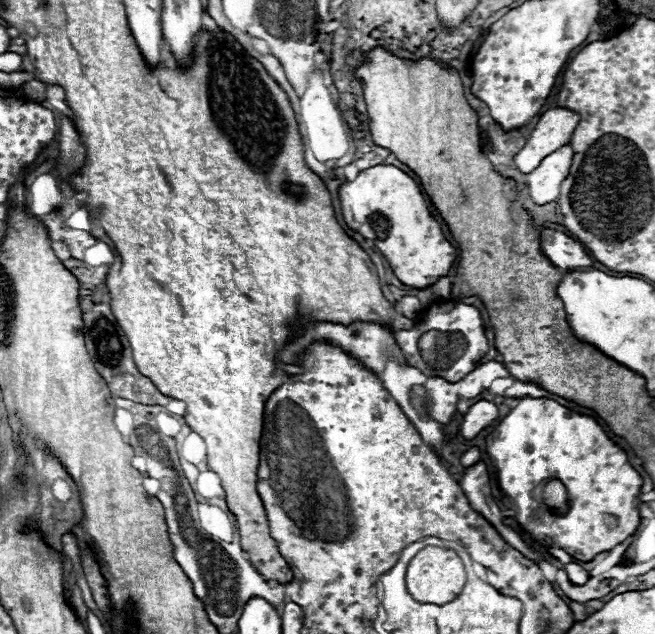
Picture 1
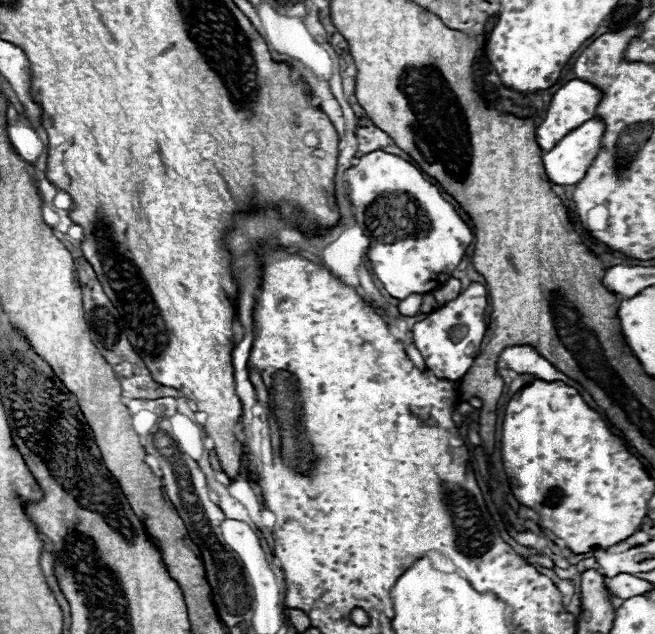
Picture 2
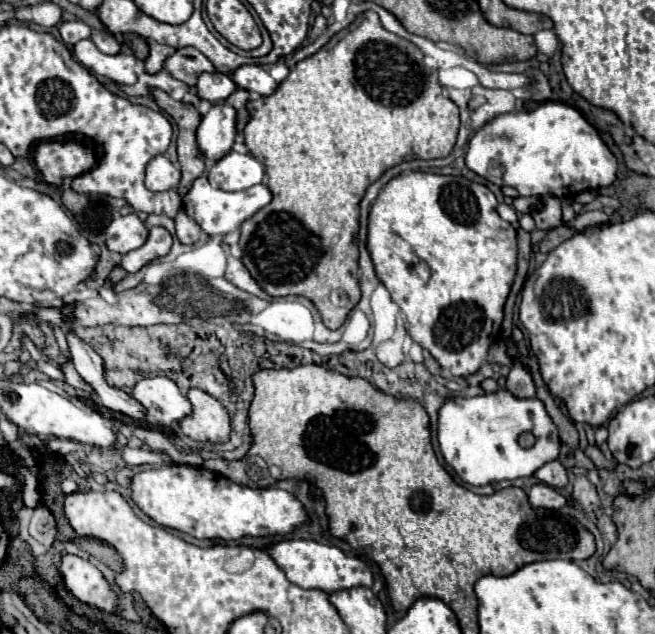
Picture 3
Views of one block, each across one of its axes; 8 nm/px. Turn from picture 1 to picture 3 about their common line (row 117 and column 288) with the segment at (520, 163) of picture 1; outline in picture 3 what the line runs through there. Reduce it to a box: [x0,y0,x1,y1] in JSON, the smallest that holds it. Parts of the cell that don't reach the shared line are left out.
[270,540,374,594]

